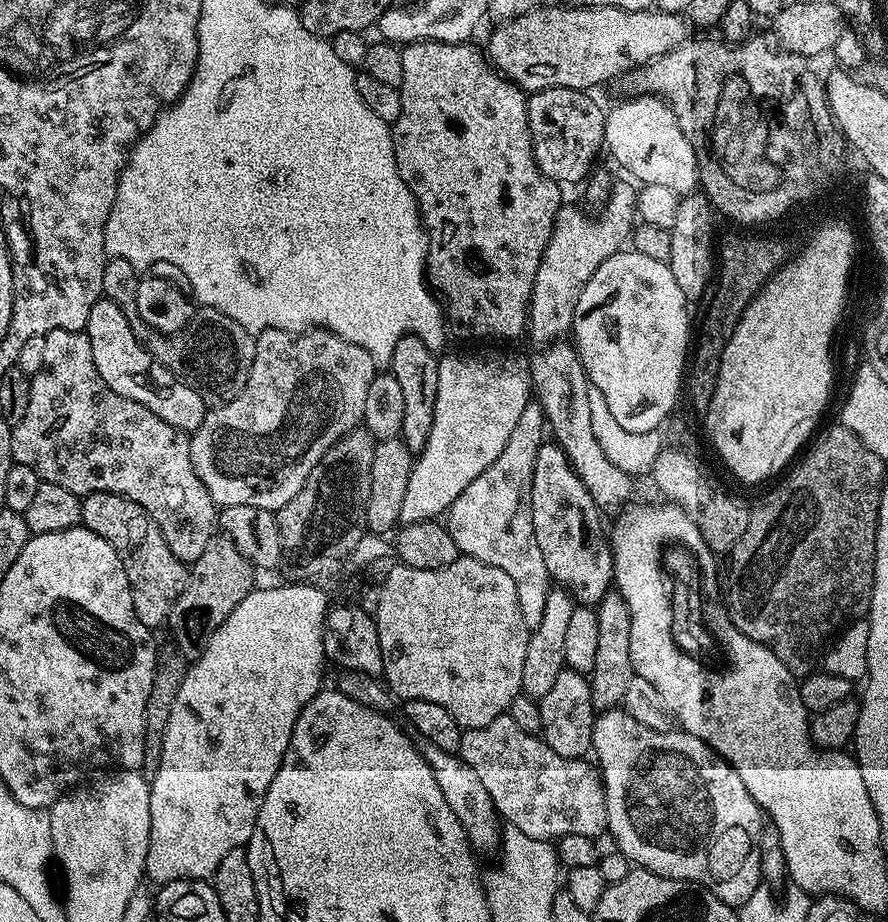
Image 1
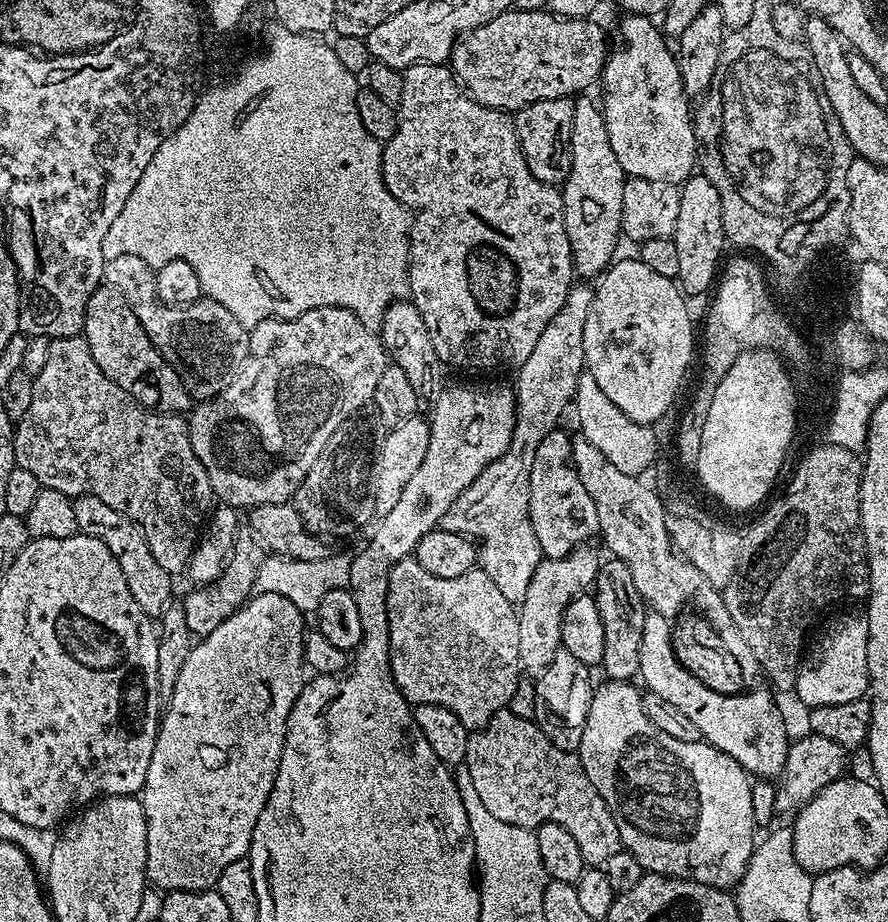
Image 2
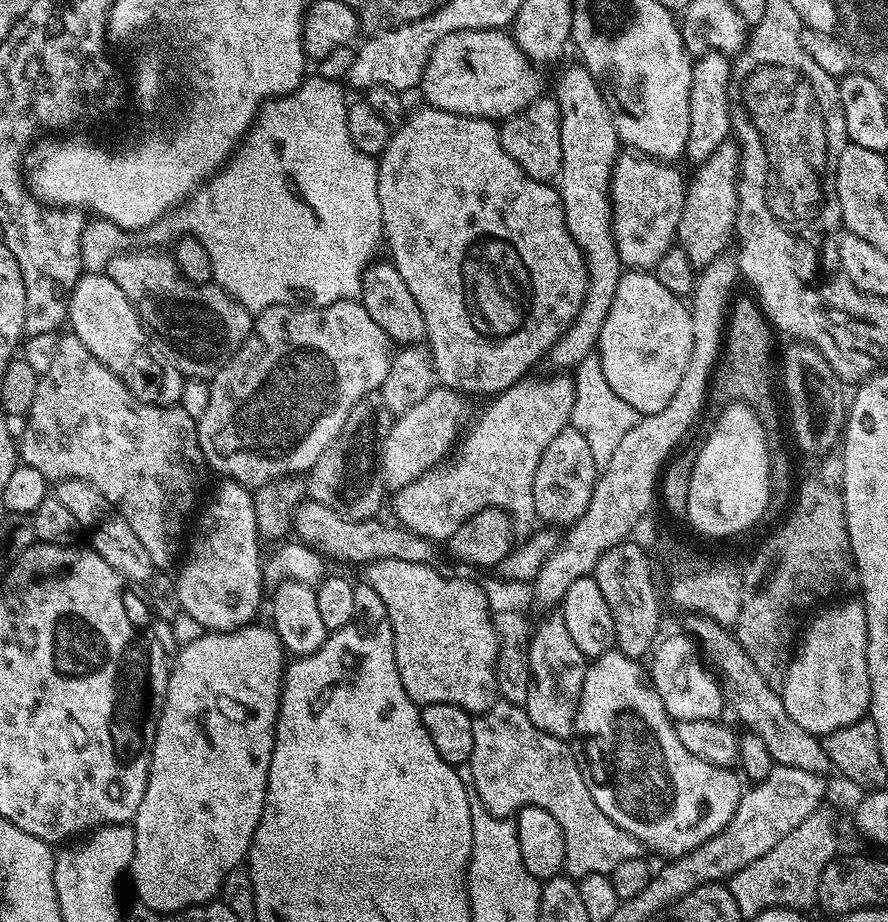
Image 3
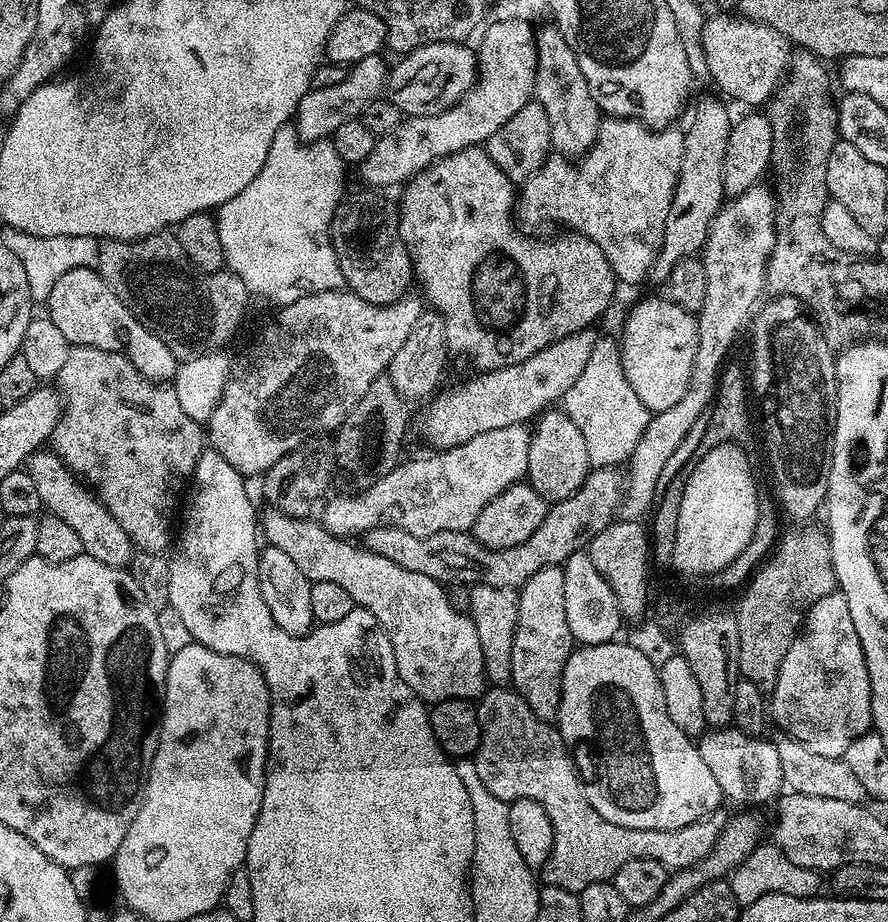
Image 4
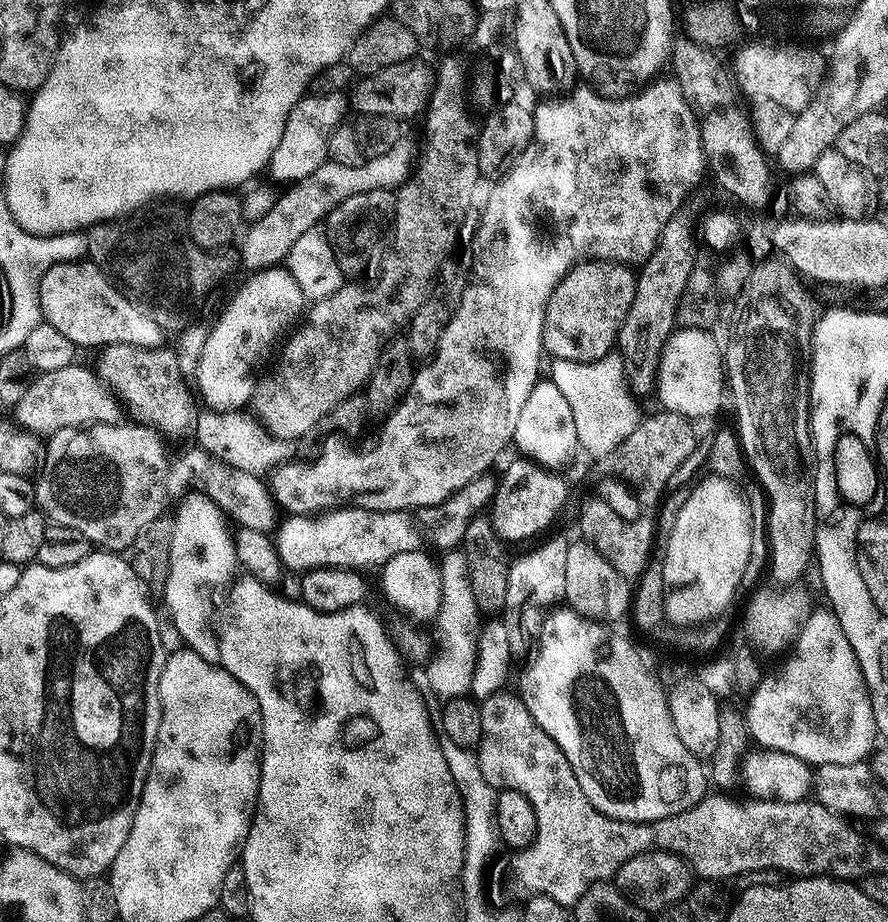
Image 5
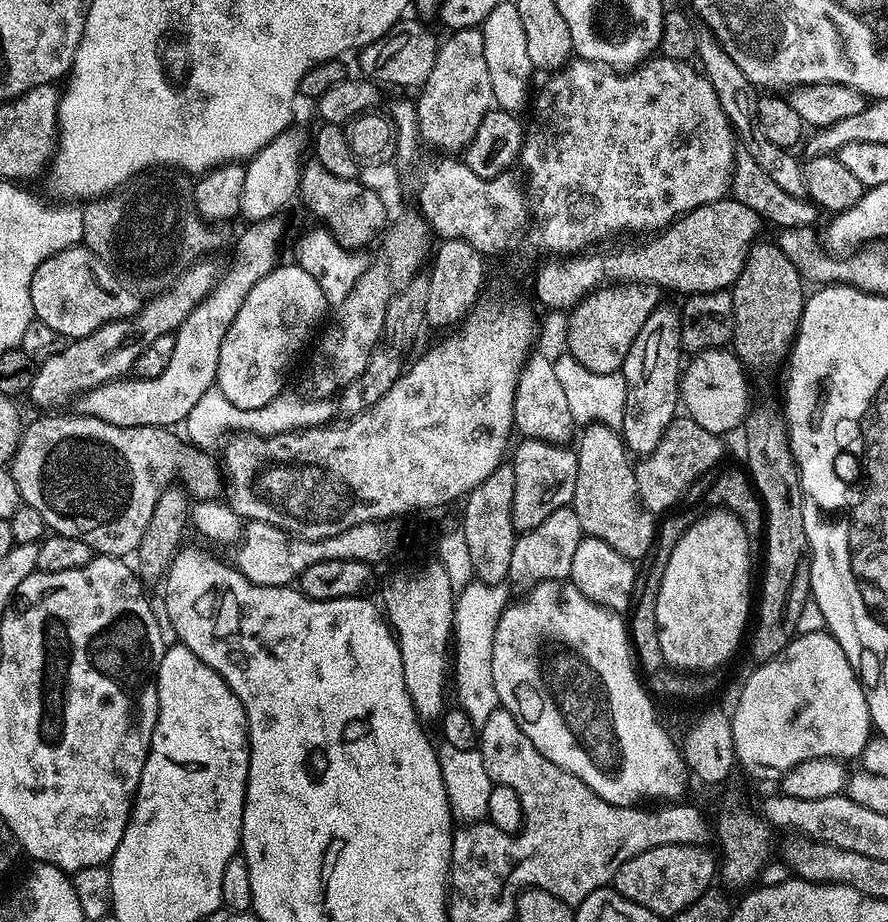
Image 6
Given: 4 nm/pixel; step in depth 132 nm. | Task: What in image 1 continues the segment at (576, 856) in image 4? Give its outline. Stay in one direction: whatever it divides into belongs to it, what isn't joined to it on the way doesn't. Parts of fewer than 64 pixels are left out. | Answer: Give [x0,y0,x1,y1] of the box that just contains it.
[458,714,608,842]

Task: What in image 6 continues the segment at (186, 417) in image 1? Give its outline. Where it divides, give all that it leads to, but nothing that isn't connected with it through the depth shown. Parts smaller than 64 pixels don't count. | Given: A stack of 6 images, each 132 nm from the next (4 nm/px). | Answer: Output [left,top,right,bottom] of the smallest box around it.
[30,247,124,341]

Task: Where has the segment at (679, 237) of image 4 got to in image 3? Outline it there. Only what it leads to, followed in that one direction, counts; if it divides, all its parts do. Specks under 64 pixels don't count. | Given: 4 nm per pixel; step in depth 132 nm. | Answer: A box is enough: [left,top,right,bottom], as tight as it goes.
[684,51,733,166]

